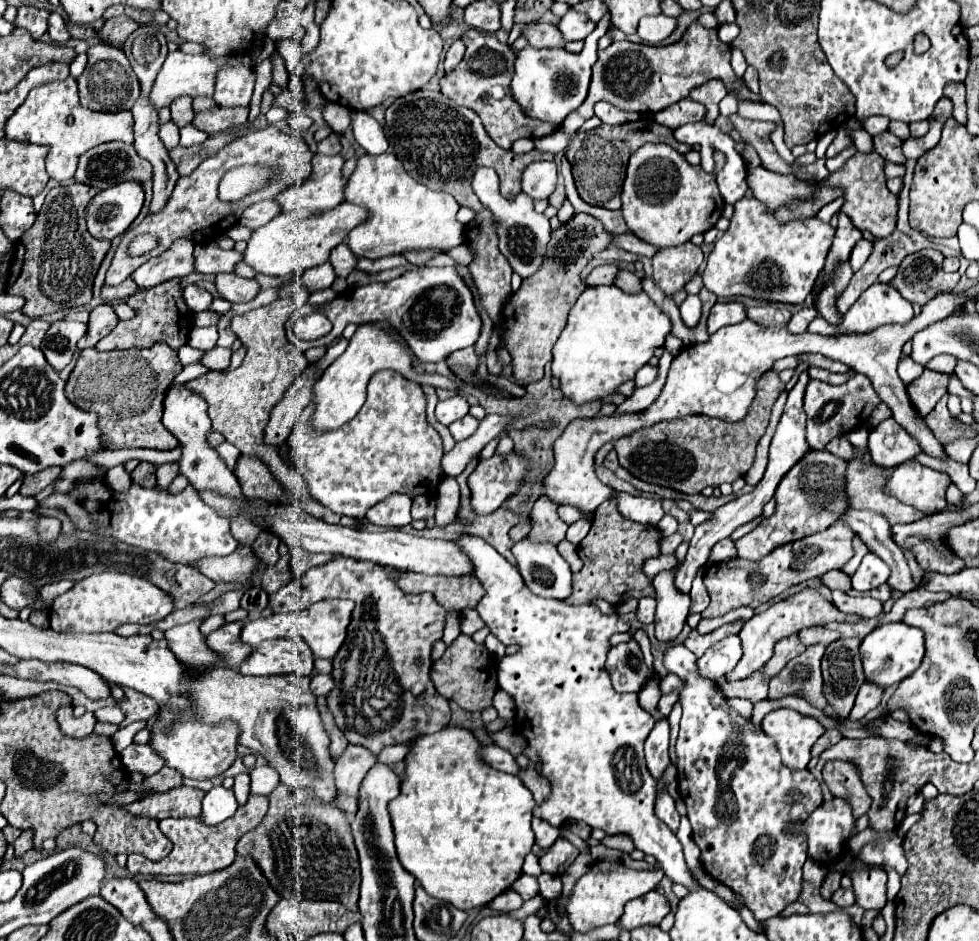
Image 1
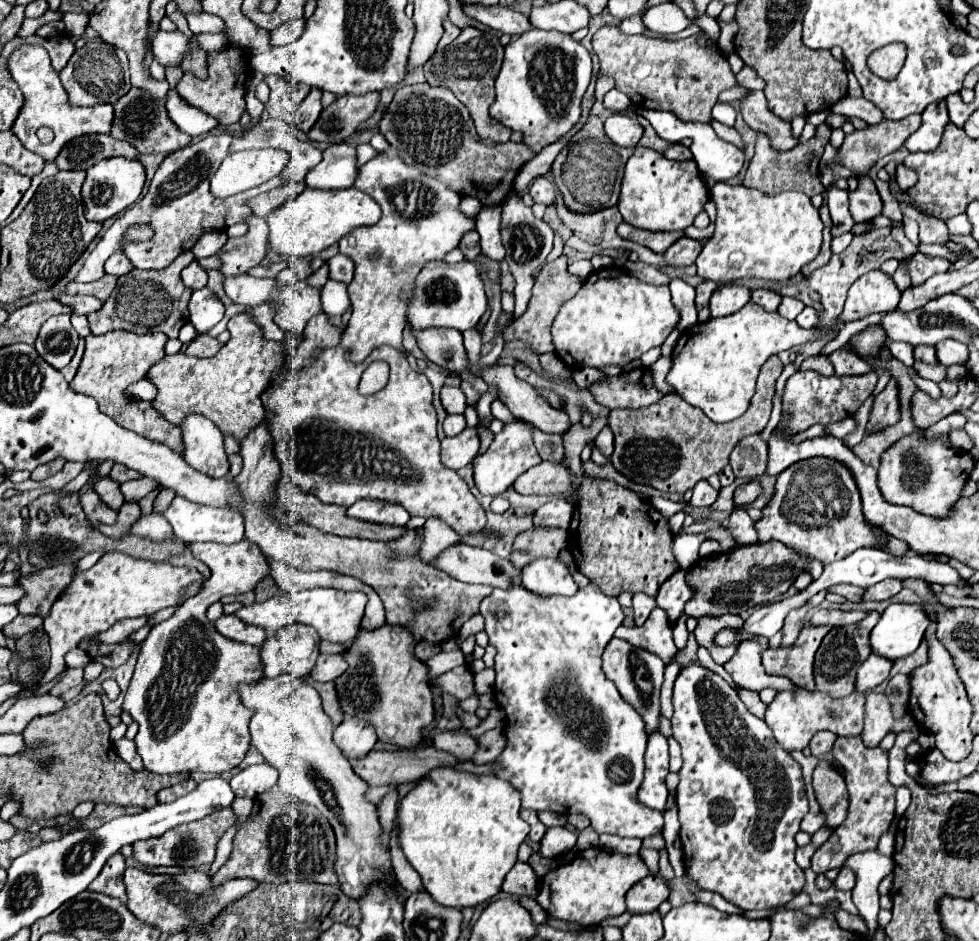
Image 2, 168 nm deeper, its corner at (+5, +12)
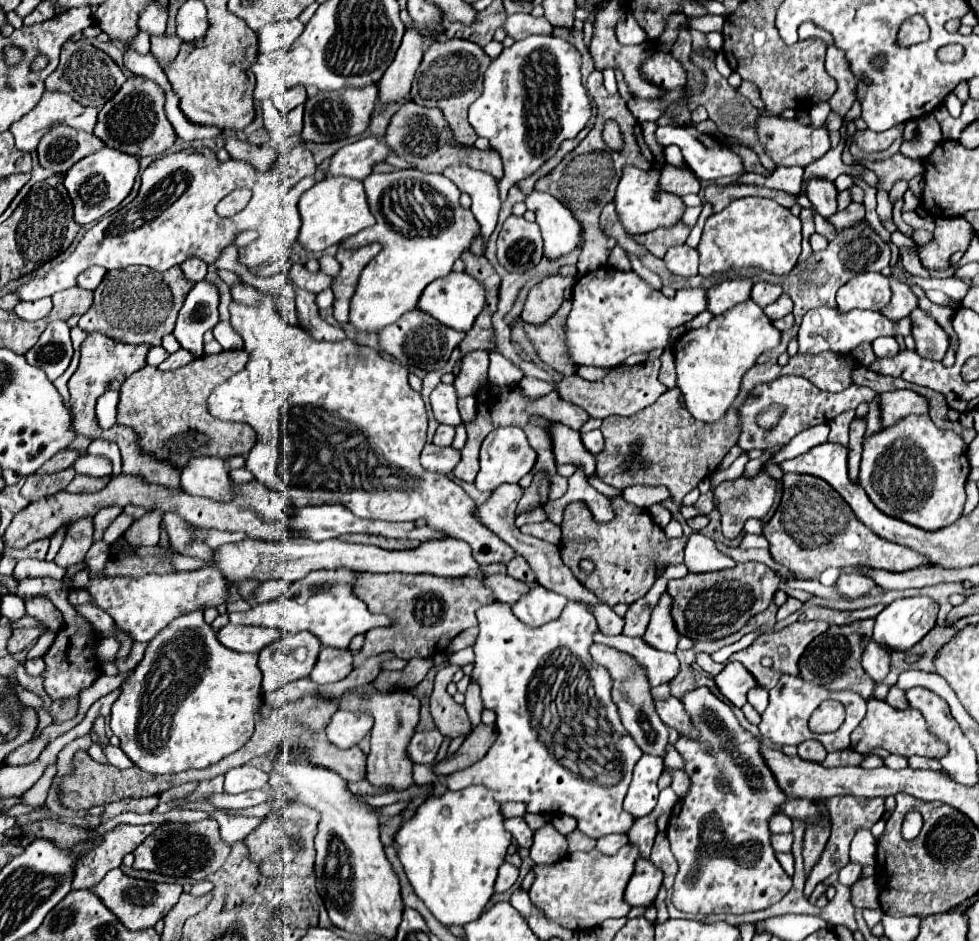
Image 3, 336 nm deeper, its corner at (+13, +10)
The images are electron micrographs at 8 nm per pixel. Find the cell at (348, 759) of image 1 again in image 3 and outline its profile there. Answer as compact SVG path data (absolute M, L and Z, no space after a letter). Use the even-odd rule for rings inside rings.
M338 710L332 716L330 724L326 726L326 736L338 748L358 746L358 742L370 732L372 722L374 720L370 716L360 716L348 710Z

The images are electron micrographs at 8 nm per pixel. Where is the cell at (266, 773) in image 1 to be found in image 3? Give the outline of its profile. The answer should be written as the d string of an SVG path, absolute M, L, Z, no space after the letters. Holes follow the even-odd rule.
M242 766L242 768L232 768L226 772L224 780L224 792L226 794L240 794L248 790L260 790L268 784L268 774L260 768L252 766Z

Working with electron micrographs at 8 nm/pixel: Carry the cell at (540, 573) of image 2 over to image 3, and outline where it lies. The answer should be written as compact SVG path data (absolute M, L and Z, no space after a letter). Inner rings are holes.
M534 582L530 586L530 590L526 594L522 594L520 600L512 608L514 608L514 614L522 622L532 624L532 626L542 626L542 624L558 618L558 614L566 606L566 602L568 602L568 598L564 598L562 594L550 592L542 584Z

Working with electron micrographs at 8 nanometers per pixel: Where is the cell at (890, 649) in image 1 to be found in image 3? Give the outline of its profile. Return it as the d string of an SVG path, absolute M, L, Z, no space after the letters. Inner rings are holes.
M916 596L916 598L900 598L894 600L890 606L886 606L878 616L876 616L876 626L874 626L874 636L872 640L886 648L886 650L910 650L914 644L918 644L936 624L936 614L938 614L938 604L932 598L926 596Z

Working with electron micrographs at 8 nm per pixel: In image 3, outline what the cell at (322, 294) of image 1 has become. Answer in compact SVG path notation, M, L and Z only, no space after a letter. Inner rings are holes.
M266 292L260 300L260 304L256 306L248 306L248 304L242 304L242 302L236 302L232 300L230 302L230 322L234 326L234 330L244 338L244 350L250 354L250 360L246 364L246 368L238 374L234 374L230 380L226 380L222 386L218 386L212 396L208 398L208 410L210 414L214 414L216 418L222 418L222 420L234 420L234 422L246 422L254 428L256 432L256 444L254 448L250 450L248 454L248 460L246 460L246 468L254 474L254 478L258 482L264 482L268 488L274 488L282 494L286 494L286 498L296 506L314 506L314 504L342 504L346 506L348 510L352 510L358 518L374 518L374 520L410 520L410 522L416 522L416 520L426 520L426 524L438 532L444 532L448 536L454 536L454 538L460 538L464 542L470 544L472 548L472 556L478 564L492 564L492 562L510 562L510 558L514 558L514 550L510 546L506 546L506 542L502 542L490 528L486 528L474 508L474 500L454 482L450 480L448 476L444 474L434 474L434 472L428 472L426 468L422 468L420 464L420 452L426 444L426 428L428 428L428 418L426 418L426 406L424 406L424 400L420 396L420 392L412 390L410 384L408 384L408 370L406 366L398 364L398 362L392 362L392 360L386 360L382 358L376 350L372 350L370 346L360 346L356 344L354 340L340 340L340 342L316 342L312 340L300 326L290 326L284 322L284 318L278 314L278 308L276 308L276 294L272 292Z

